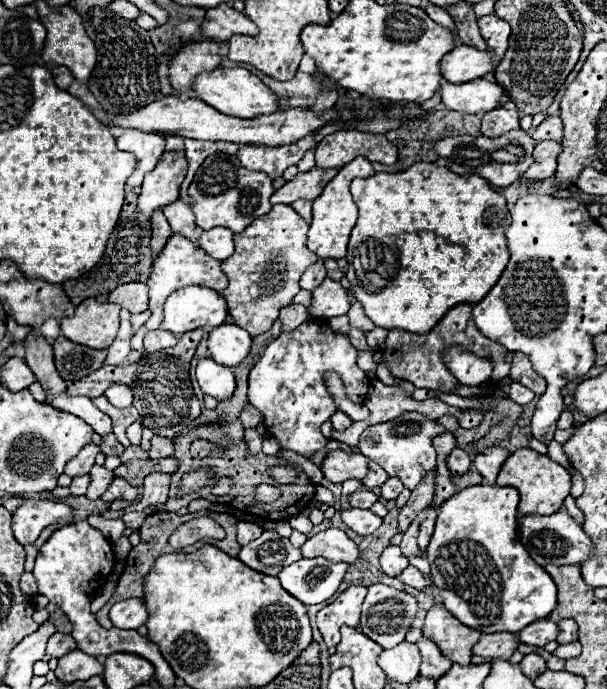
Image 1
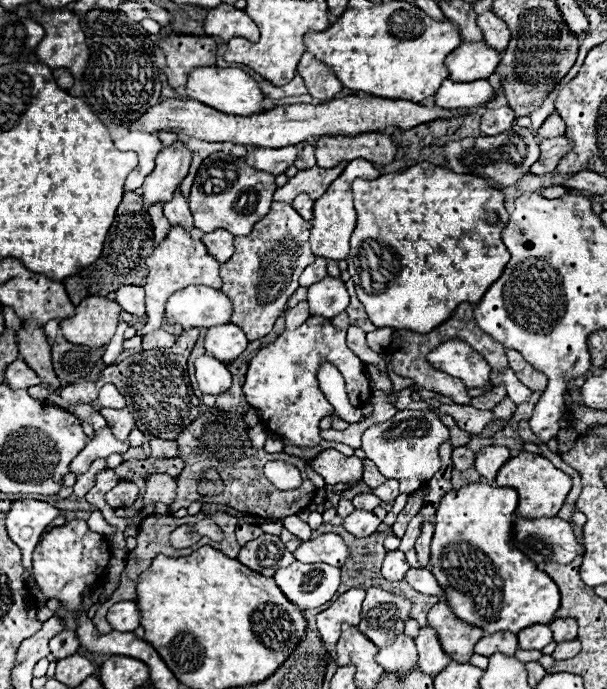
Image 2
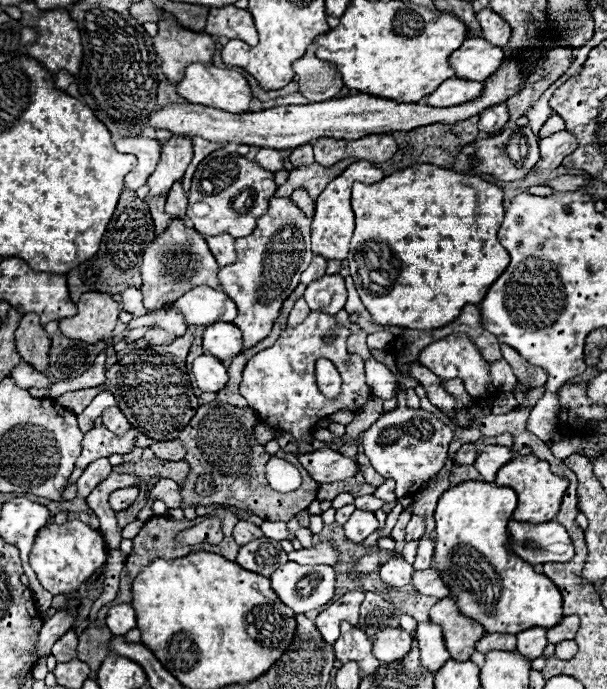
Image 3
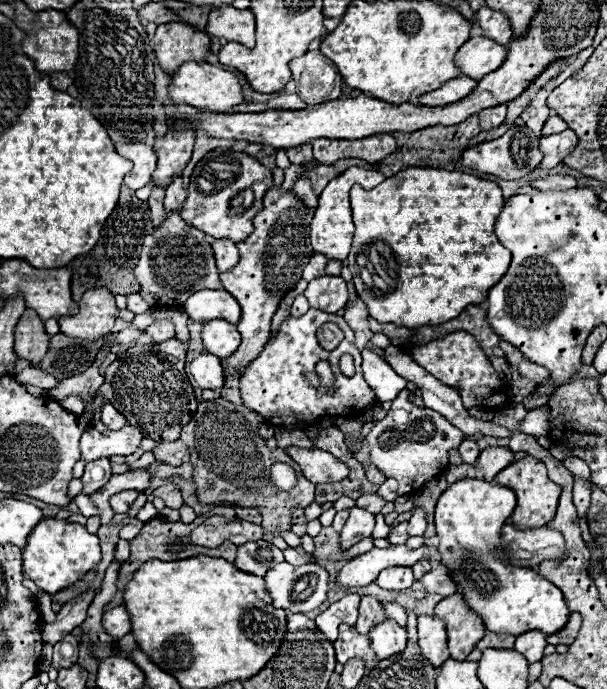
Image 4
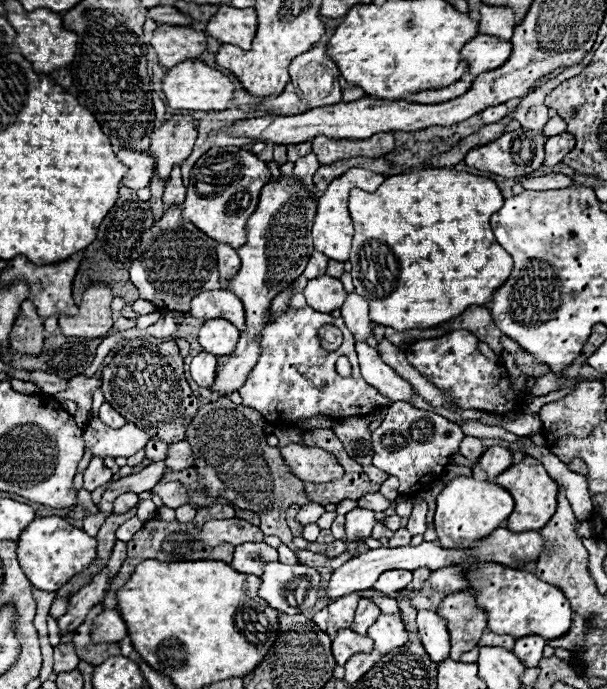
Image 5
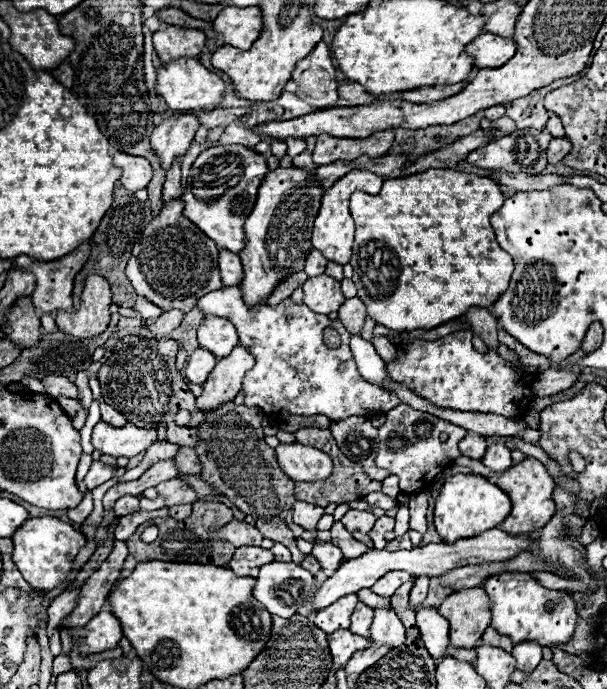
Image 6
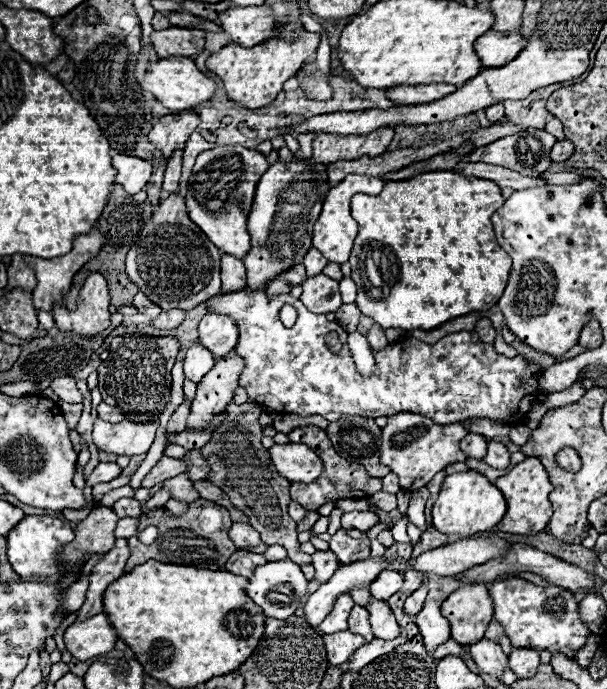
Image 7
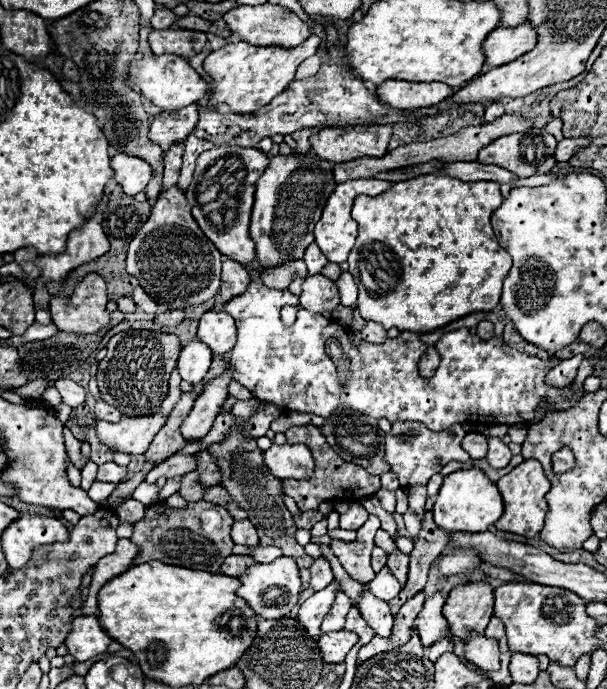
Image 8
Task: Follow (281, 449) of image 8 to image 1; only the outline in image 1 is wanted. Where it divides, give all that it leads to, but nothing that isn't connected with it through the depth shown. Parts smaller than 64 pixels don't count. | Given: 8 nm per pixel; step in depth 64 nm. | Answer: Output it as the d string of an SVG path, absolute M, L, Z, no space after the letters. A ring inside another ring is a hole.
M332 450L320 464L324 478L328 482L344 482L344 480L362 480L368 472L368 458L362 454L346 454L342 450Z

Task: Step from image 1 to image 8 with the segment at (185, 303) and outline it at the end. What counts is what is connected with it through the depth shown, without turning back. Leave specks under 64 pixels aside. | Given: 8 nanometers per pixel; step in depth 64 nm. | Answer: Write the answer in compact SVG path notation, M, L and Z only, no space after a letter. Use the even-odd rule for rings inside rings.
M252 282L246 294L222 306L238 328L238 342L230 356L234 380L246 386L252 396L284 410L330 418L338 406L346 406L372 418L386 418L392 424L418 420L433 431L442 431L462 422L534 424L538 410L544 410L544 418L546 414L572 408L582 398L582 392L574 392L572 384L566 388L546 384L546 374L560 362L558 358L540 360L508 348L498 336L480 340L468 328L440 336L434 348L440 352L442 362L434 376L424 380L418 374L418 360L426 352L426 344L416 332L400 332L398 338L388 338L384 344L362 340L354 346L344 326L296 306L296 298L290 290L276 290L262 282ZM288 304L298 308L292 326L284 326L280 320L280 310ZM328 338L336 338L352 360L350 382L346 386L340 386L336 366L324 352Z

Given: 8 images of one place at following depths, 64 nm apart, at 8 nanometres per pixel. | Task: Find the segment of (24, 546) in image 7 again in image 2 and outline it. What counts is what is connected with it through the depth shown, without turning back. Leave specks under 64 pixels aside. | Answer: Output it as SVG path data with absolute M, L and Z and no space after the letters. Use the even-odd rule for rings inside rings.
M72 520L64 526L52 528L42 534L34 554L34 574L40 590L48 598L58 598L68 610L78 610L82 604L82 592L86 586L98 580L98 568L106 568L110 560L110 546L104 536L92 532L84 520Z

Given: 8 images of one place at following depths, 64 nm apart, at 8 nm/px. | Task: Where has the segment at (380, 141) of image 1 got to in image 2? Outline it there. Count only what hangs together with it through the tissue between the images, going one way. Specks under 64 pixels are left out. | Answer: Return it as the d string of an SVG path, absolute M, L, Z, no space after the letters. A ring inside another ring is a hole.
M380 132L360 134L358 136L320 136L316 140L316 162L320 168L334 168L342 160L366 158L368 162L390 164L396 154L396 146L390 136Z

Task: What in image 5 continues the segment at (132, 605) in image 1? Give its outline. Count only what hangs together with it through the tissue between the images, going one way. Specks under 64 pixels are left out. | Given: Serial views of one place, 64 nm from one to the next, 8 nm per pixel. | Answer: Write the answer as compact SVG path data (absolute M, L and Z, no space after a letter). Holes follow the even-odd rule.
M102 610L90 628L90 638L92 644L112 644L126 638L126 624L118 610Z

